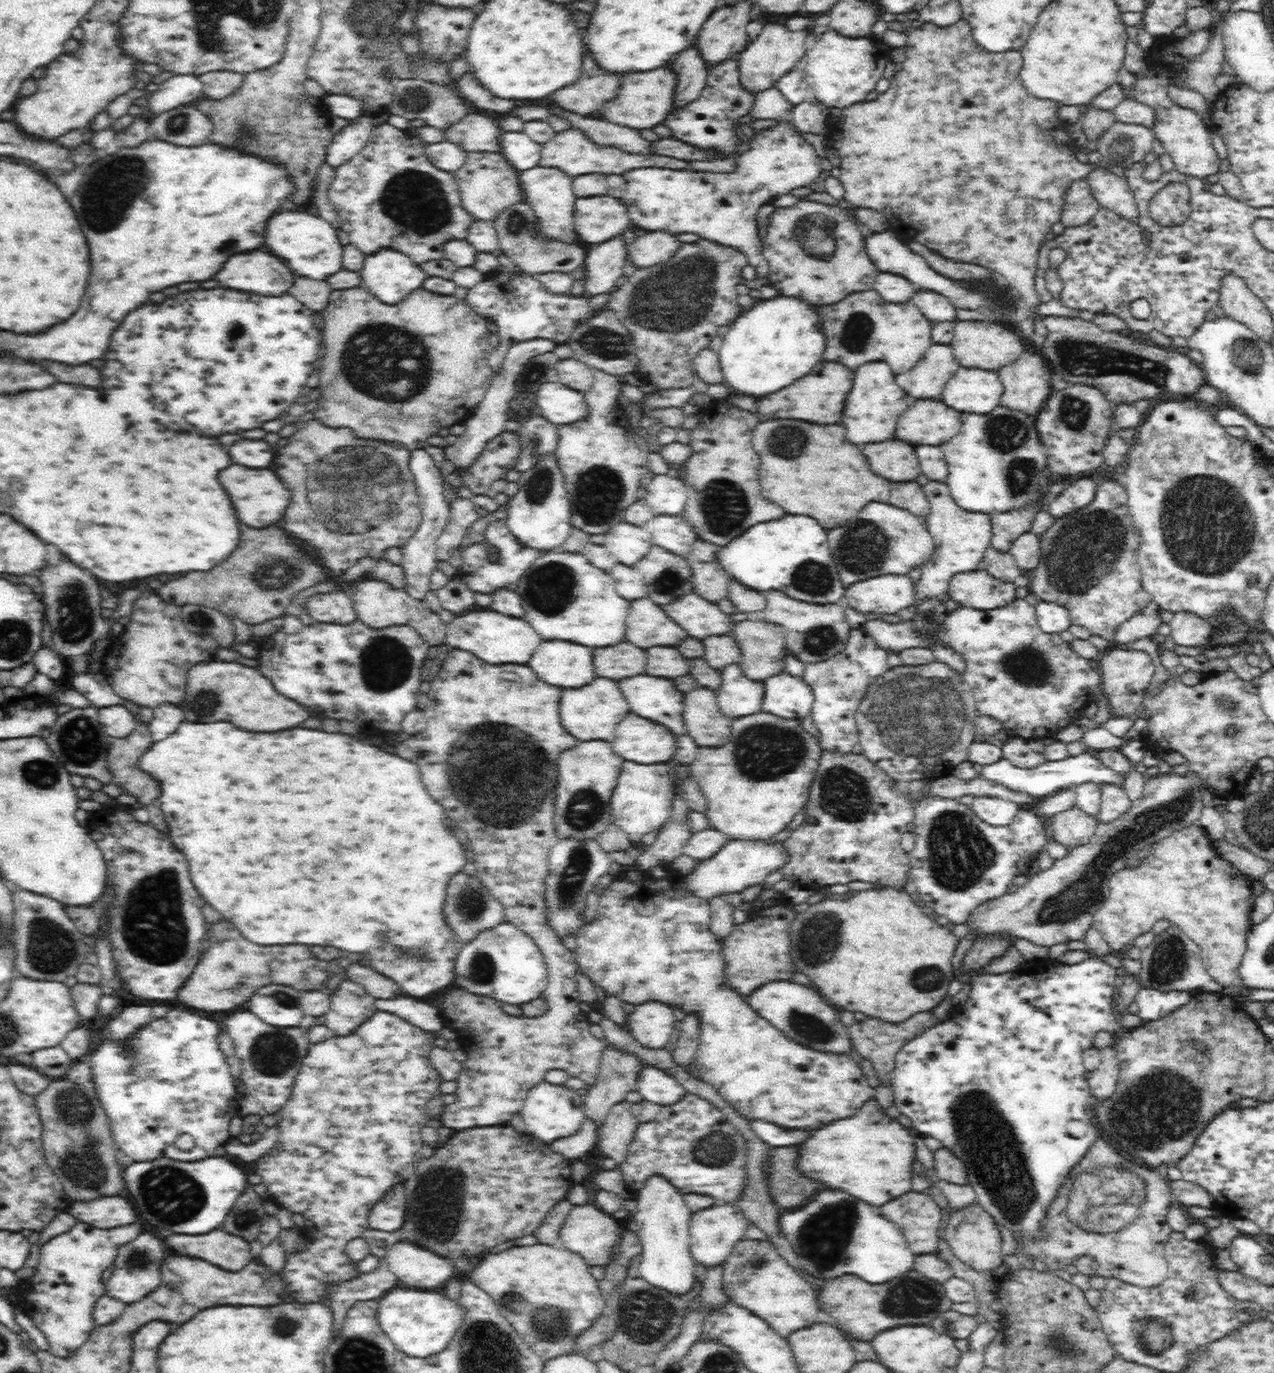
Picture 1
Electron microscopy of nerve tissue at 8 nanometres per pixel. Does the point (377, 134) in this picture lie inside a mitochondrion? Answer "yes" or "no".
no

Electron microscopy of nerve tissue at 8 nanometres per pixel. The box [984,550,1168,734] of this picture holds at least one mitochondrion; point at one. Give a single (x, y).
(1028, 665)

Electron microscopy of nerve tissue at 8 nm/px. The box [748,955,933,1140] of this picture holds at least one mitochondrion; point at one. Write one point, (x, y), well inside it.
(811, 1029)

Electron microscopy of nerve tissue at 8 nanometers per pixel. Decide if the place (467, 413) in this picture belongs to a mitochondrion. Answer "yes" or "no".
no

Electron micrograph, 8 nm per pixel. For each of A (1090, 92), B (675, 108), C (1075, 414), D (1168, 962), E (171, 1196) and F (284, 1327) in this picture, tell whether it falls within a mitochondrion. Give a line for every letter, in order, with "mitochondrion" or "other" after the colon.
A: other
B: other
C: mitochondrion
D: mitochondrion
E: mitochondrion
F: mitochondrion

